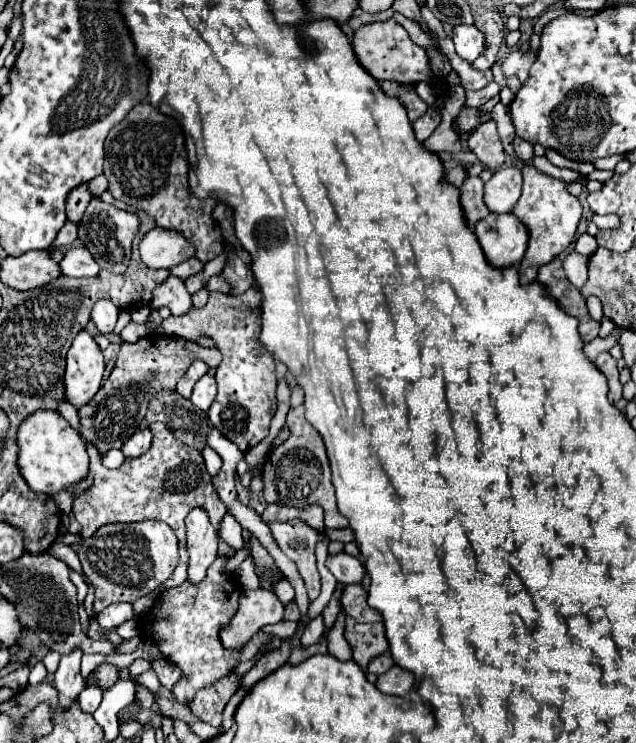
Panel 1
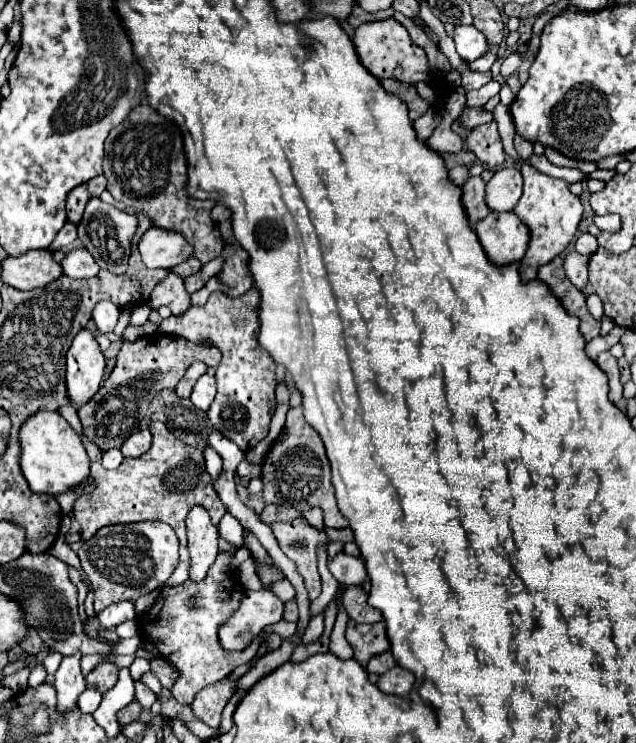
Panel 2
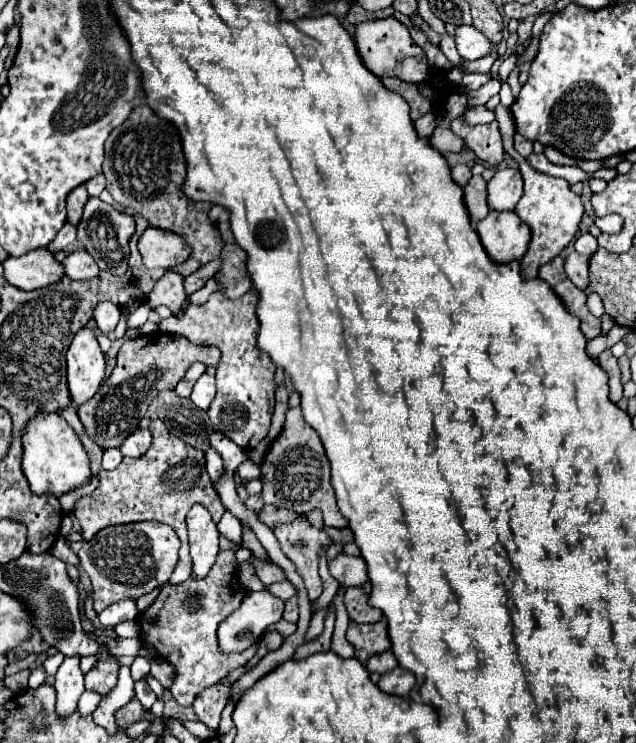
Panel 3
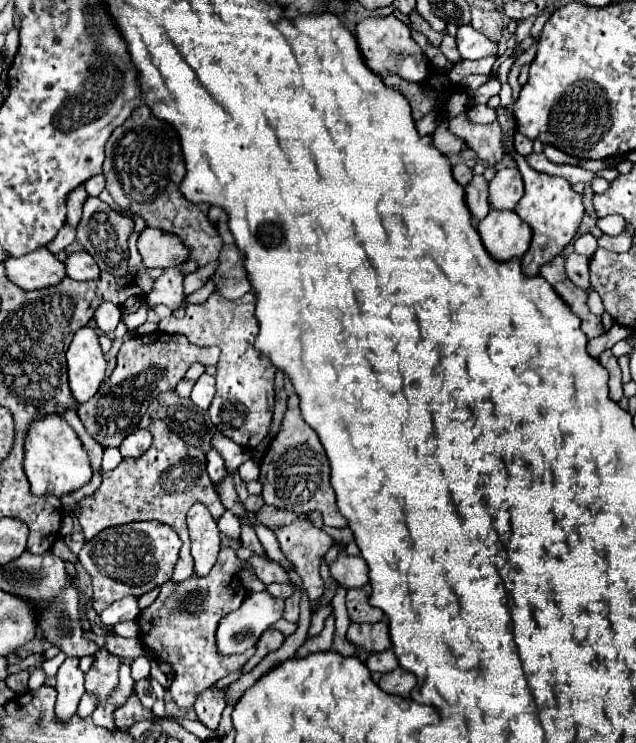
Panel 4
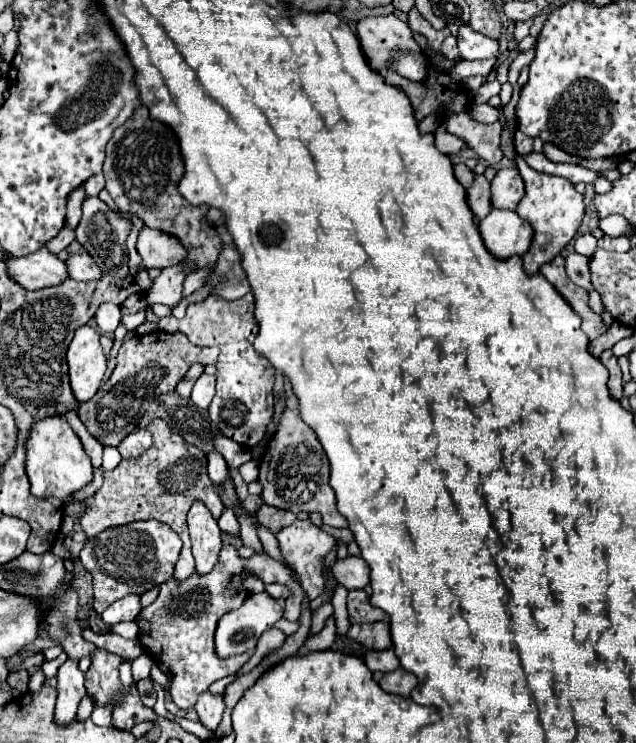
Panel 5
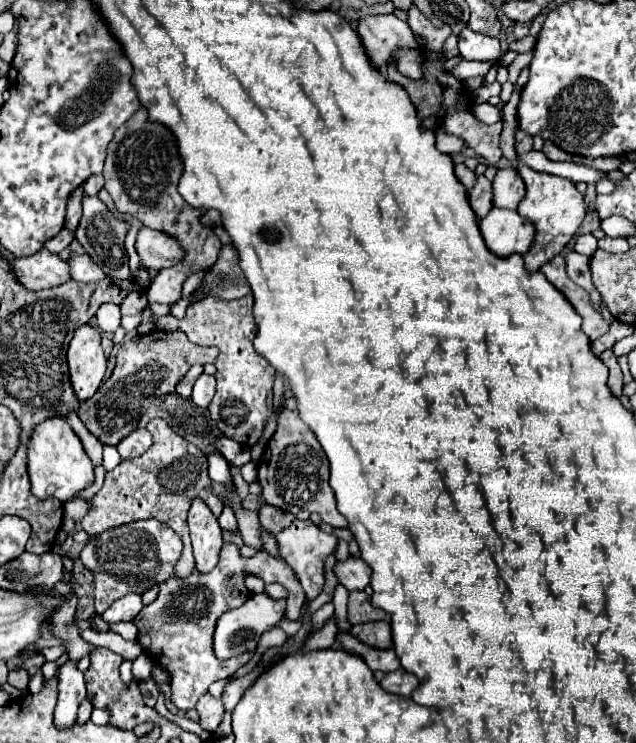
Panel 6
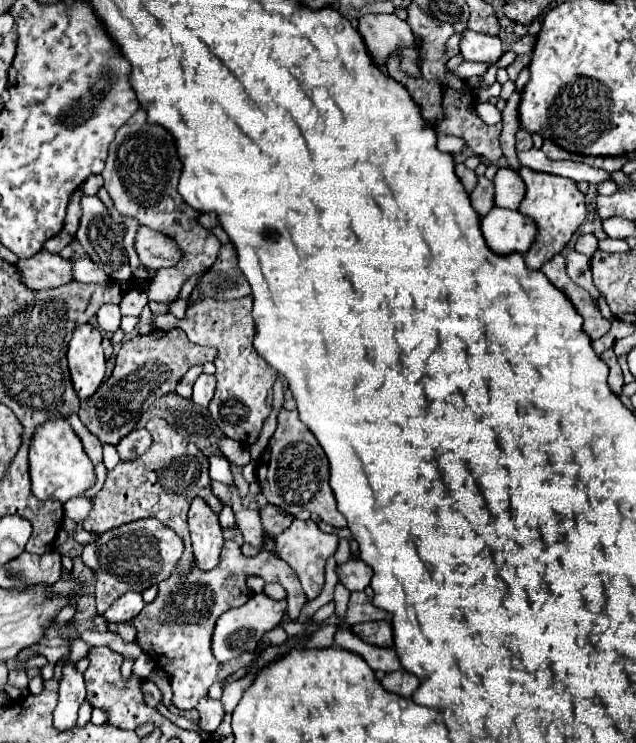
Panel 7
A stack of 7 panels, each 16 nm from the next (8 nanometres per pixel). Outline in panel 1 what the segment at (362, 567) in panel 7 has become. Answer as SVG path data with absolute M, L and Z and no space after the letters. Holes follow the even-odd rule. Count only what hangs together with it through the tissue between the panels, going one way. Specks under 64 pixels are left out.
M340 552L340 554L334 554L334 556L328 554L326 568L342 584L356 584L356 582L362 582L362 578L364 578L362 562L354 556L346 554L346 552Z

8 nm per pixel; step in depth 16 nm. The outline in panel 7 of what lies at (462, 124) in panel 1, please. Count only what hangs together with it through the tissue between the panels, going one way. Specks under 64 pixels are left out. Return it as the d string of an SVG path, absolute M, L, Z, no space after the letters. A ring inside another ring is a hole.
M482 102L482 104L476 104L476 108L474 108L480 116L480 120L484 120L486 124L496 124L496 122L500 122L502 120L502 116L500 116L500 110L494 106L494 104L490 104L490 102Z

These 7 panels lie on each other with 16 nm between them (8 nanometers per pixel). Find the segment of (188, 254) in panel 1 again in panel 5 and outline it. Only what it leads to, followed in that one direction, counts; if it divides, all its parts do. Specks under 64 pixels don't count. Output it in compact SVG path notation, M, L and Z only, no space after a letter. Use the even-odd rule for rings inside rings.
M144 228L138 236L138 252L146 268L168 268L180 264L188 250L176 240L176 236L162 230Z

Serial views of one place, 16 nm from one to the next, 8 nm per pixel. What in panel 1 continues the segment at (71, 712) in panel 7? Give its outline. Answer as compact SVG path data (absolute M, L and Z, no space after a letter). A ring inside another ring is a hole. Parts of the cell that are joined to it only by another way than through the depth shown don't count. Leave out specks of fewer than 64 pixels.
M76 648L70 654L62 654L58 670L54 674L54 684L60 696L60 706L66 708L70 706L74 700L78 700L80 692L84 690L84 680L80 676L80 658L82 658L82 650Z

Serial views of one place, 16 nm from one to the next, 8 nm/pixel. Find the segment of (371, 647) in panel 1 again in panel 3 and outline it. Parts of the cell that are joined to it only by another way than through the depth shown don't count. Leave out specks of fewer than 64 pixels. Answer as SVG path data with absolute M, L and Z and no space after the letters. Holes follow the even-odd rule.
M350 620L348 630L346 630L346 640L354 646L354 658L360 660L364 666L370 656L390 650L386 622L356 624Z

